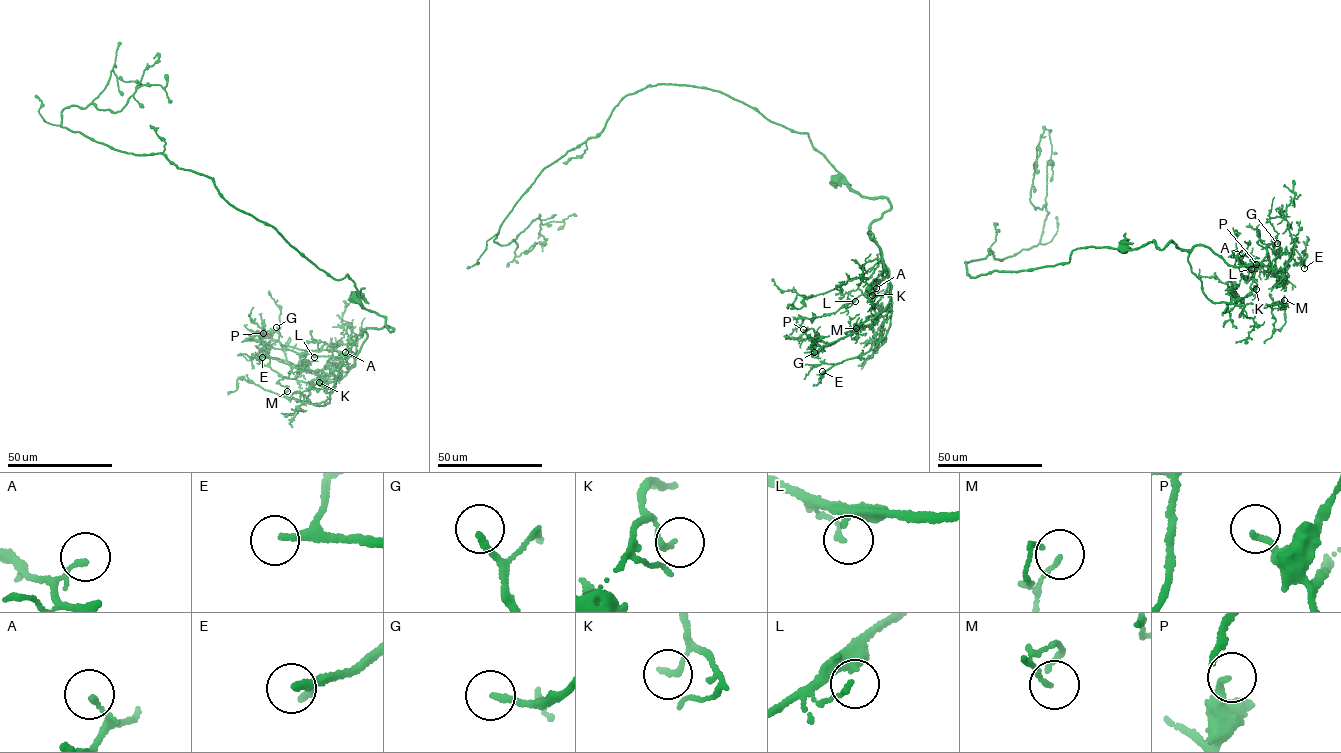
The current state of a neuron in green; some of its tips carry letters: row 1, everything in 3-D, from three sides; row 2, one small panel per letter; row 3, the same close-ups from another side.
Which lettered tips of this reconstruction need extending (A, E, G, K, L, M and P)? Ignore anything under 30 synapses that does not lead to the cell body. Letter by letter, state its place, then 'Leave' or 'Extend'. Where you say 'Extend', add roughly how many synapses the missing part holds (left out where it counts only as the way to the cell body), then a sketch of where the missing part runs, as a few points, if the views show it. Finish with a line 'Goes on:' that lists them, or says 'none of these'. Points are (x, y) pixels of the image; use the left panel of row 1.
A: Place: (345, 352). Leave
E: Place: (262, 357). Extend. Roughly 45 synapses. Course of what is missing: (262, 357), (249, 355), (230, 338), (231, 313), (239, 308), (258, 316), (275, 318), (281, 313), (285, 316)
G: Place: (276, 327). Leave
K: Place: (319, 382). Leave
L: Place: (314, 357). Leave
M: Place: (287, 391). Leave
P: Place: (263, 333). Leave
Goes on: E

